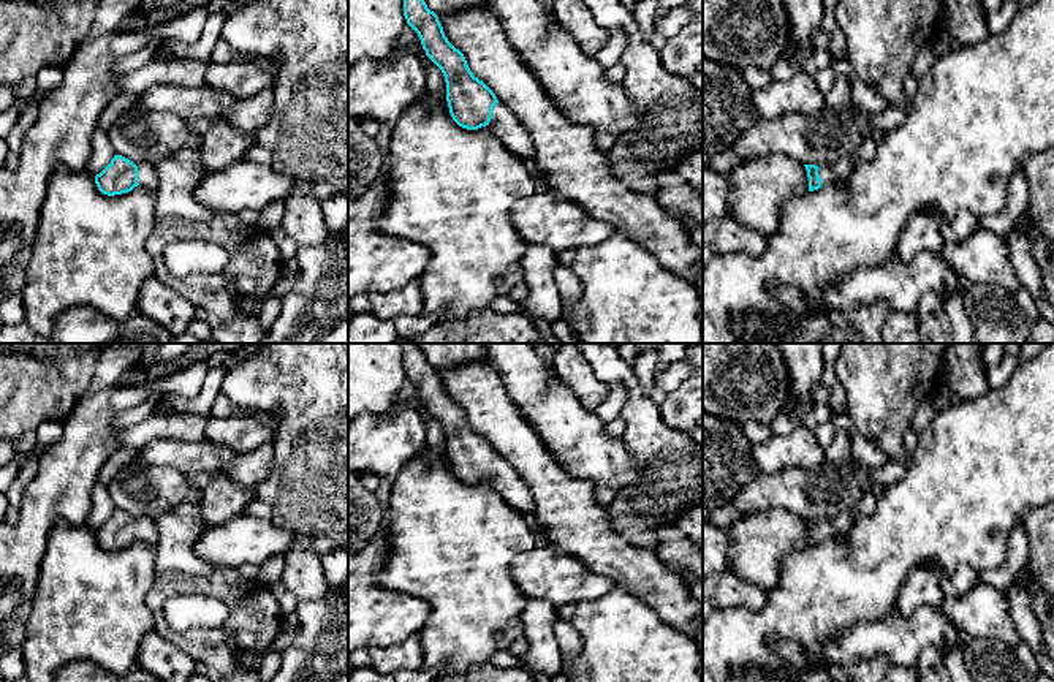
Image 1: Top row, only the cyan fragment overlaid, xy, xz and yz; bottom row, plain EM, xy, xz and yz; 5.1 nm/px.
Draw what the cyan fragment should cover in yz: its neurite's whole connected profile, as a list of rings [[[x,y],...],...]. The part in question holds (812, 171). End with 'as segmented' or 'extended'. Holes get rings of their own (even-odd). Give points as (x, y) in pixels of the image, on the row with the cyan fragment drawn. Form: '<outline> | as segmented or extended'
[[[845,157],[834,165],[804,165],[809,177],[809,191],[818,190],[821,185],[845,184],[856,165],[855,157]]] | extended

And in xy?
[[[114,155],[111,163],[95,176],[95,184],[108,196],[128,193],[138,185],[154,193],[157,190],[157,176],[154,165],[142,163],[136,166],[128,158]]] | extended

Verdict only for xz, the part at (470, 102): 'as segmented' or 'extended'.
extended

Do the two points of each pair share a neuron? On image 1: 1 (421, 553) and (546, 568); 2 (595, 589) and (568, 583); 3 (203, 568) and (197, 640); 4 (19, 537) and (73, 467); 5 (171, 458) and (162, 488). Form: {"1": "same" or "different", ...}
{"1": "different", "2": "same", "3": "different", "4": "same", "5": "different"}

